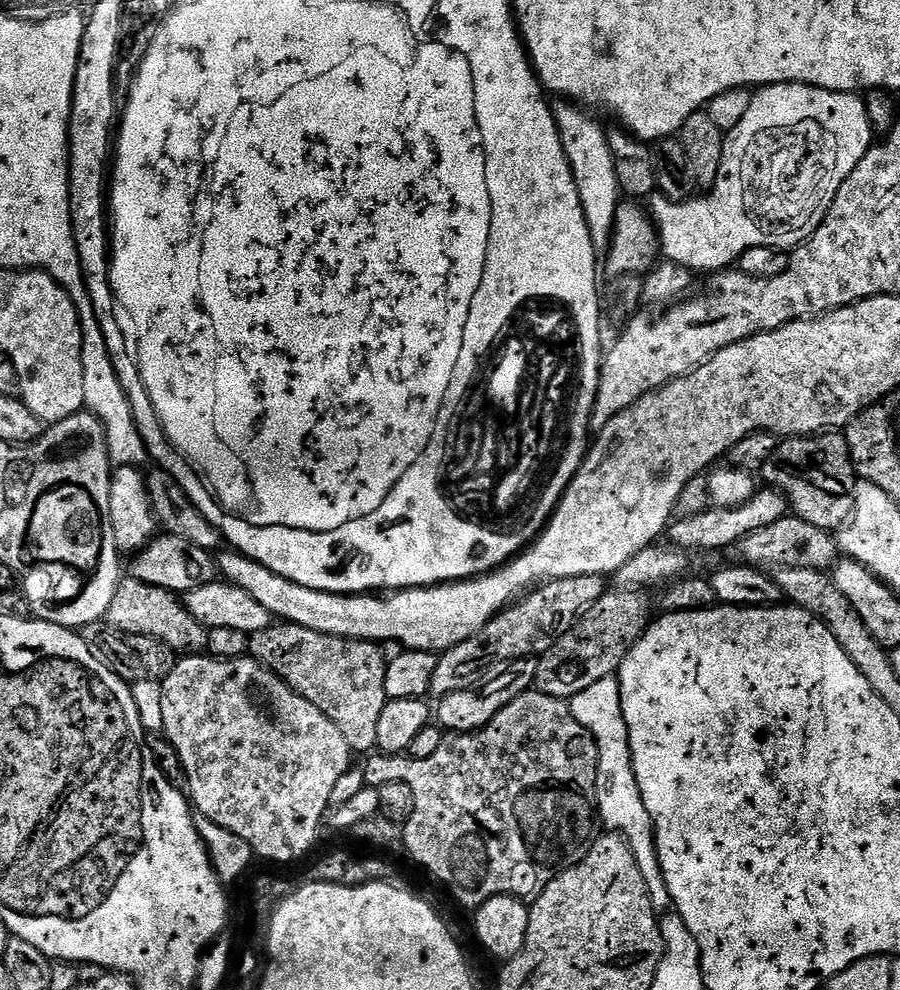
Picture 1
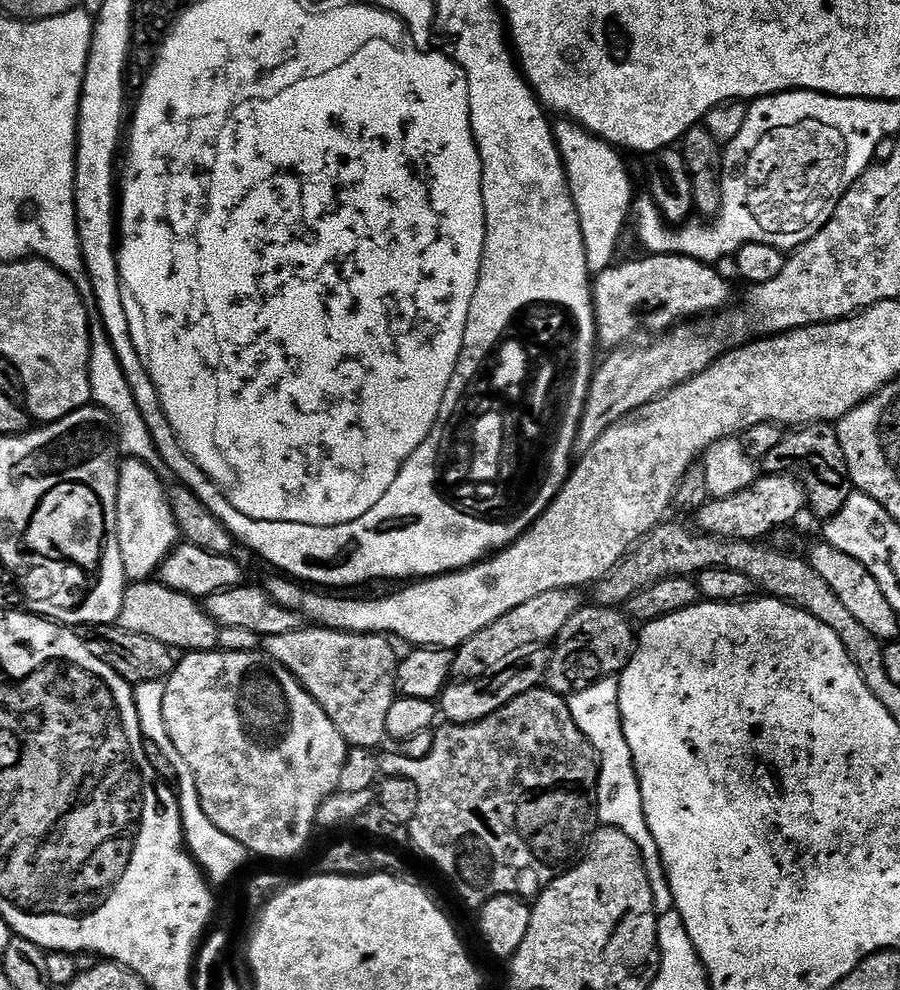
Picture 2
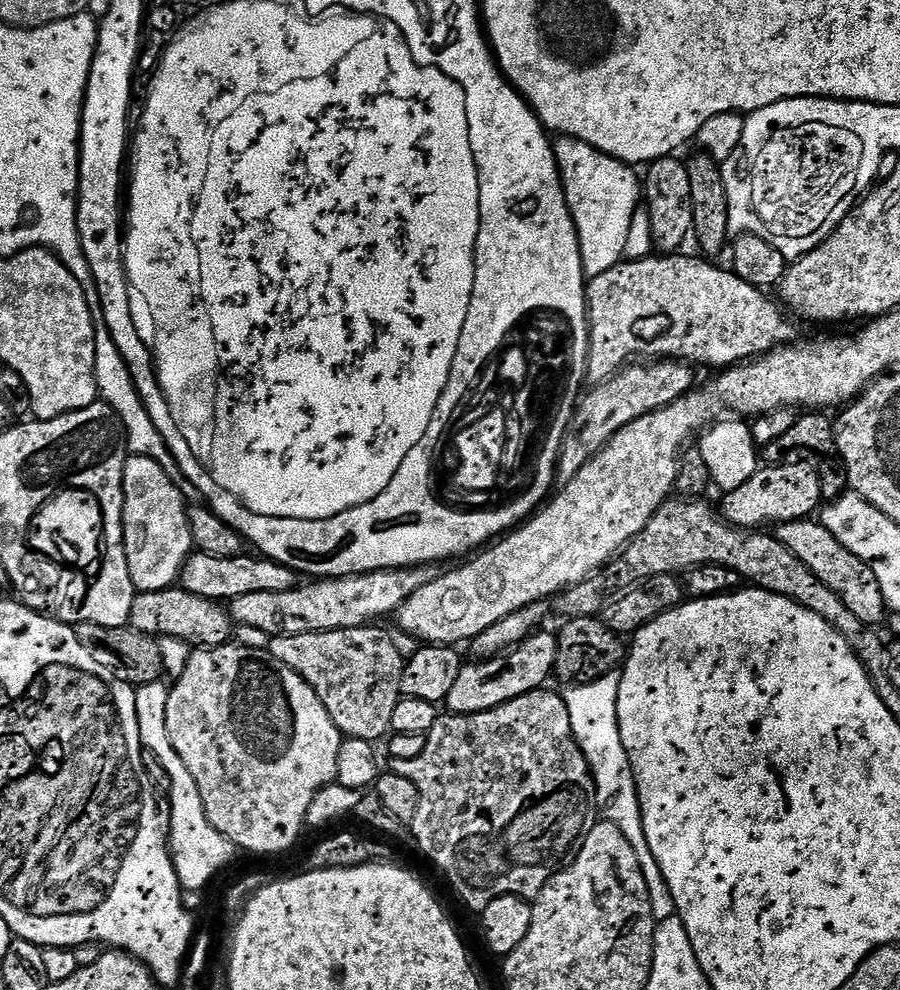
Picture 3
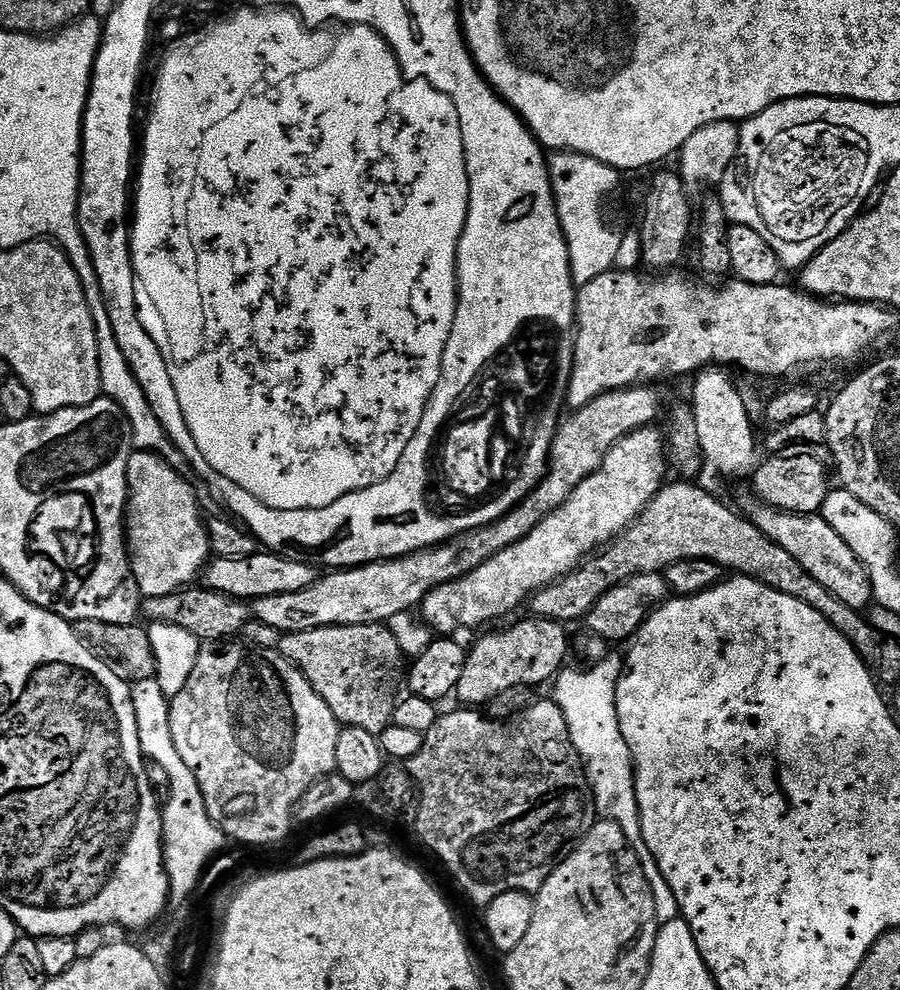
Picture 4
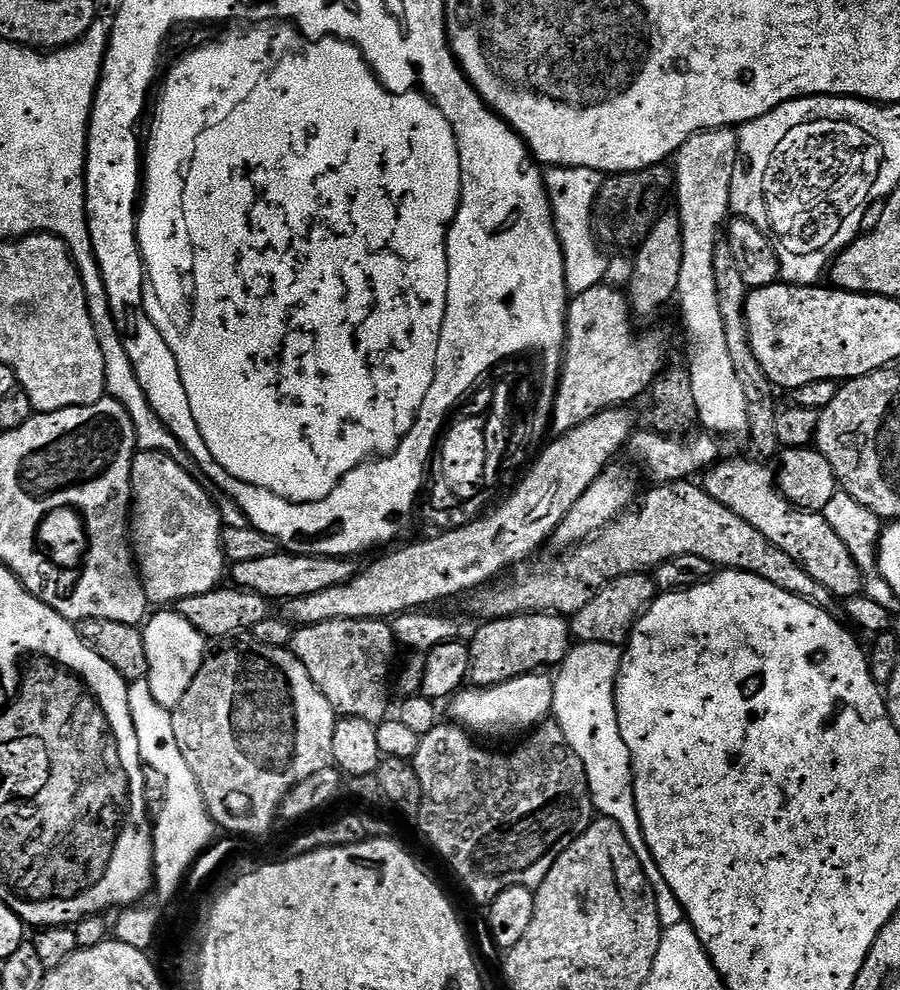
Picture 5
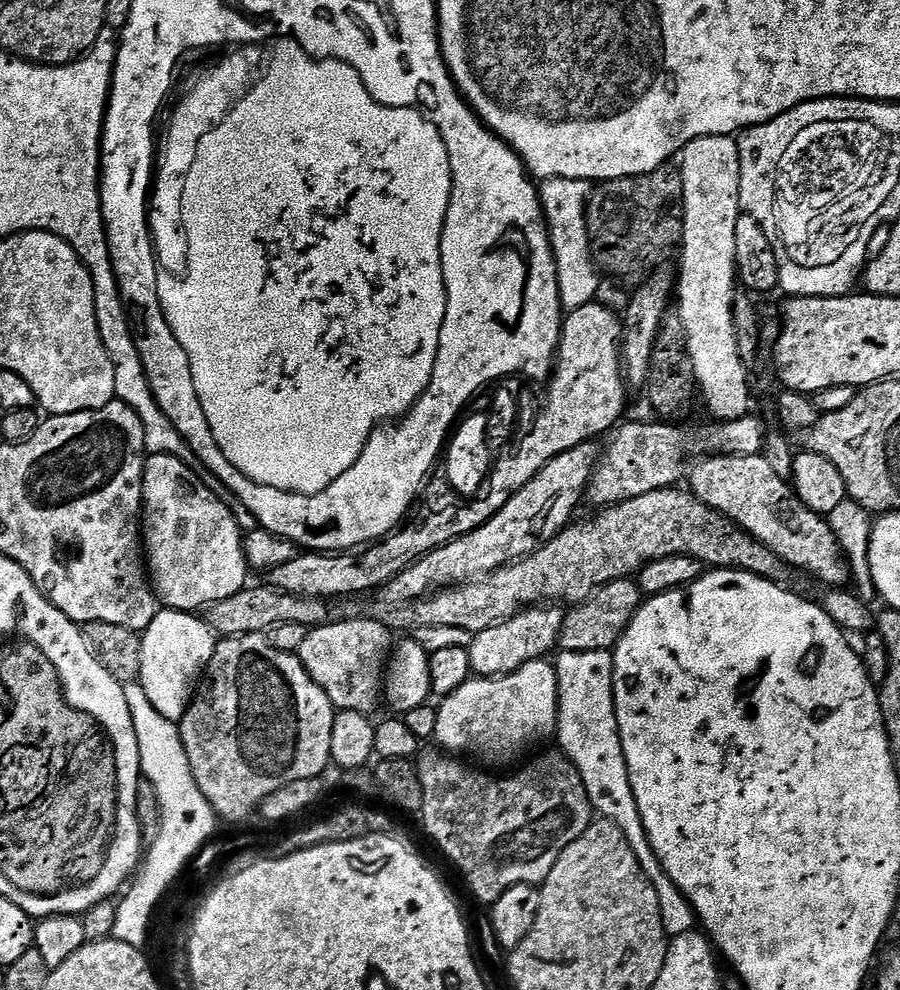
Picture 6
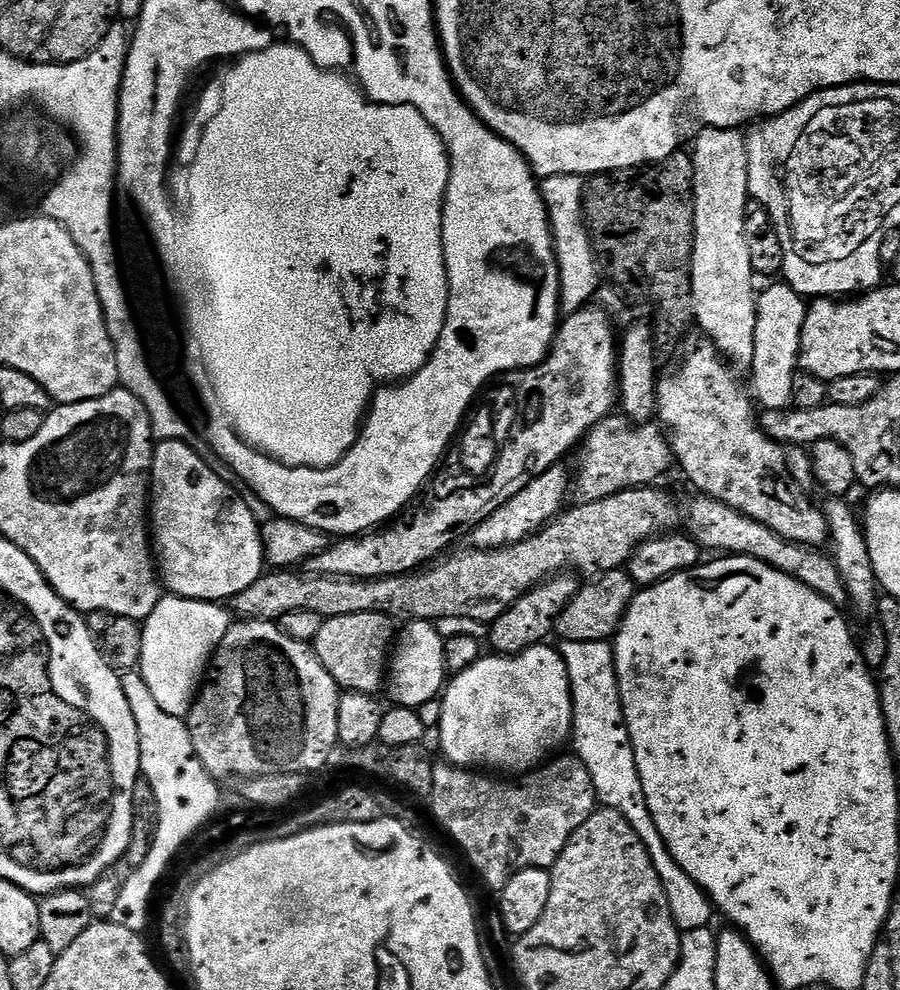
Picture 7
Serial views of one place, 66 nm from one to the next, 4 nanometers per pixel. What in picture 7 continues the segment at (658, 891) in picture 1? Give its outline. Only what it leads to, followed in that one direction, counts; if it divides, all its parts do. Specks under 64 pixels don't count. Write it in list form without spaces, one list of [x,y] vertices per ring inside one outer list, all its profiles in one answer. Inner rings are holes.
[[[566,640],[559,645],[558,651],[568,671],[569,690],[572,692],[572,735],[570,744],[576,747],[574,749],[575,755],[586,766],[586,770],[590,774],[592,789],[596,792],[599,803],[605,808],[618,810],[618,814],[622,814],[622,818],[626,818],[626,822],[630,822],[634,834],[638,834],[638,838],[642,838],[642,842],[650,854],[650,862],[654,866],[654,870],[658,870],[662,890],[666,890],[666,902],[670,902],[670,914],[681,933],[709,927],[713,923],[711,921],[712,912],[714,916],[712,901],[685,874],[682,866],[678,866],[678,862],[674,862],[674,858],[670,854],[662,834],[658,834],[658,826],[654,826],[654,818],[646,806],[642,782],[638,778],[638,766],[634,762],[634,750],[628,737],[628,727],[624,724],[624,707],[620,701],[620,687],[616,677],[616,654],[613,645],[606,640],[599,640],[598,642],[570,642]]]

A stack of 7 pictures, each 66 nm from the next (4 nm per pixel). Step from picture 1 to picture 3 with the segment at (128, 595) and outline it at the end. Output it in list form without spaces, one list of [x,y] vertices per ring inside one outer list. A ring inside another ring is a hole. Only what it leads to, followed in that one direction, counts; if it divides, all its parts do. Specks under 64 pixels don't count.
[[[179,586],[163,588],[157,592],[139,593],[132,606],[130,624],[147,636],[169,636],[193,649],[217,648],[229,643],[234,636],[234,621],[223,603],[198,598],[198,594],[190,594]]]

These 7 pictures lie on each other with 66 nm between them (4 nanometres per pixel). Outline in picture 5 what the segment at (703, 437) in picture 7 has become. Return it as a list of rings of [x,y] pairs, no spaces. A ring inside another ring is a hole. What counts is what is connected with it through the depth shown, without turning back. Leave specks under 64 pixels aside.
[[[725,459],[723,462],[717,463],[705,475],[709,476],[702,480],[702,487],[710,494],[710,498],[714,498],[714,502],[722,502],[722,506],[726,506],[726,510],[734,510],[734,514],[738,514],[738,518],[742,518],[742,522],[750,522],[750,526],[754,526],[754,530],[758,530],[758,534],[762,534],[762,538],[766,538],[774,546],[778,546],[783,552],[790,554],[790,558],[794,558],[794,562],[798,562],[798,566],[802,566],[802,570],[806,570],[806,574],[810,574],[810,578],[814,578],[814,582],[821,584],[833,598],[840,598],[840,596],[851,598],[861,595],[864,591],[864,575],[858,562],[851,556],[845,542],[838,538],[826,518],[818,512],[795,508],[776,487],[773,469],[755,459],[747,459],[728,461]]]

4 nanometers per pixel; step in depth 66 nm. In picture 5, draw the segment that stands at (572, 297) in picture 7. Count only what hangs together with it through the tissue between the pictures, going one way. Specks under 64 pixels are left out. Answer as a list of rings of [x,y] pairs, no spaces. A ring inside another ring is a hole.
[[[554,168],[544,172],[544,189],[548,192],[548,201],[552,207],[552,219],[556,221],[556,236],[560,239],[560,249],[564,251],[564,277],[572,296],[582,294],[591,288],[601,287],[605,283],[612,286],[624,286],[632,279],[633,261],[624,256],[616,256],[609,262],[600,256],[601,245],[594,235],[594,209],[596,196],[600,193],[605,177],[589,168]]]

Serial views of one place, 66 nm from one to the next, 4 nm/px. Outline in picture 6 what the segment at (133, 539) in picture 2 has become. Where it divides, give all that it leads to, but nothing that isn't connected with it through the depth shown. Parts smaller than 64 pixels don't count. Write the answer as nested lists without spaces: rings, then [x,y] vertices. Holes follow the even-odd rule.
[[[154,452],[151,453],[144,461],[144,481],[142,482],[142,494],[144,495],[144,507],[142,509],[142,551],[146,557],[146,571],[150,577],[150,583],[153,592],[156,594],[157,601],[165,609],[175,610],[178,612],[195,613],[196,608],[203,609],[205,606],[216,604],[219,600],[238,594],[240,589],[249,583],[248,574],[250,567],[247,558],[244,556],[244,539],[240,524],[236,521],[234,513],[228,509],[228,504],[211,488],[210,485],[204,484],[204,480],[191,468],[188,460],[179,460],[168,453]]]

